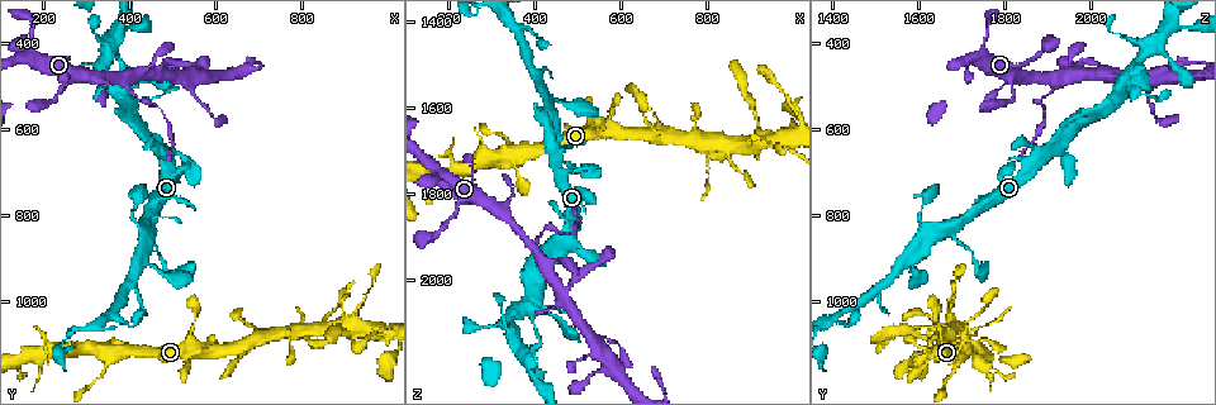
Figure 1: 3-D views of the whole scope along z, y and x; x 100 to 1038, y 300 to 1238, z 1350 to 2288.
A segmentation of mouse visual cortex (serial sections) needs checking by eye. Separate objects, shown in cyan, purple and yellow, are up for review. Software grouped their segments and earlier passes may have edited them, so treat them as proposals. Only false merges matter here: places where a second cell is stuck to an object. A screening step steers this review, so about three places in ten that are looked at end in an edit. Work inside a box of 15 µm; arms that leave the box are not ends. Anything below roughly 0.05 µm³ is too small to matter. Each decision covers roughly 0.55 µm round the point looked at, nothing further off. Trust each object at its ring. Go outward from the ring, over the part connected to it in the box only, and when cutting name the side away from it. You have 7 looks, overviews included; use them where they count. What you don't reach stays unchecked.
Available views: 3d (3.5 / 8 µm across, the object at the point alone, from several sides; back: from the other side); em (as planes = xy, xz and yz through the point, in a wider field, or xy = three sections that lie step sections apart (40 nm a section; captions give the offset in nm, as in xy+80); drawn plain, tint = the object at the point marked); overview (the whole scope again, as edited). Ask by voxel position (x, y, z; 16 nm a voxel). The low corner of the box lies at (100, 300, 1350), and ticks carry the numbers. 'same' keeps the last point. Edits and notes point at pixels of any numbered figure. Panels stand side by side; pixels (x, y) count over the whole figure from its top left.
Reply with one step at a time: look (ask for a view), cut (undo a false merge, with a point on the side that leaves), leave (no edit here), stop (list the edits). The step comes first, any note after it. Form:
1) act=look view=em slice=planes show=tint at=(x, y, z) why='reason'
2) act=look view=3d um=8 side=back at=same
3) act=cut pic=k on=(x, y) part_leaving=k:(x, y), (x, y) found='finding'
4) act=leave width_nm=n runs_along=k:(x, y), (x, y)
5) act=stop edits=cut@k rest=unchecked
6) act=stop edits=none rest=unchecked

act=look view=3d um=8 at=(420, 530, 1885)

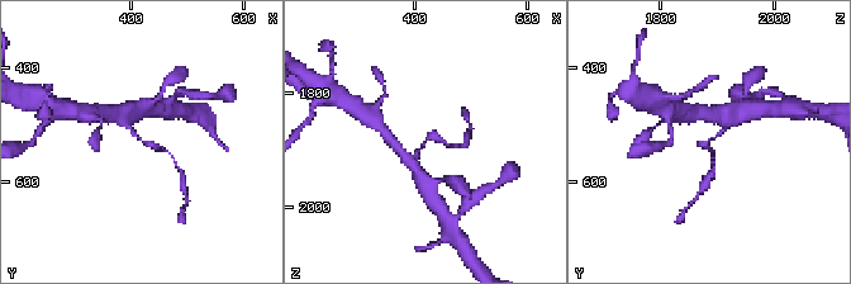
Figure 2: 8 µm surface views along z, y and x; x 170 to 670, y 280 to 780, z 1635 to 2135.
act=look view=em slice=xy step=3 show=tint at=(415, 525, 1890) arm_widths_nm=150,300

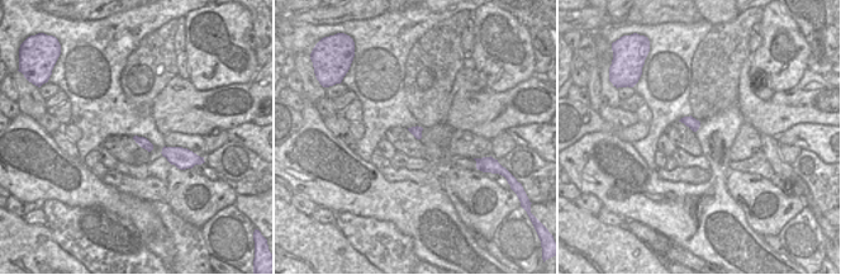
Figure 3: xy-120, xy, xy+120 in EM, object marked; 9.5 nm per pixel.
act=leave runs_along=2:(122, 110), (139, 140), (166, 150) found='one cell here'

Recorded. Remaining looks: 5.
act=look view=3d um=8 at=(915, 1075, 1670) why='looks like a crossing'

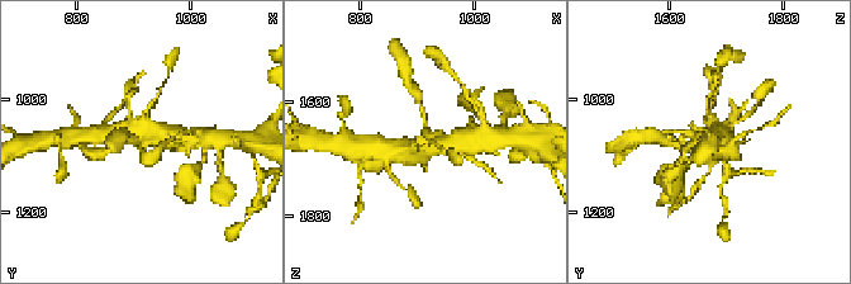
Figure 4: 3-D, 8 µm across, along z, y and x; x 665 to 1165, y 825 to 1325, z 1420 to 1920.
act=look view=3d um=3.5 at=(920, 1070, 1675)

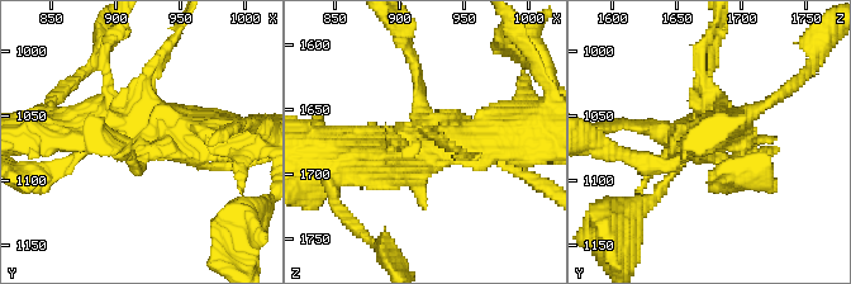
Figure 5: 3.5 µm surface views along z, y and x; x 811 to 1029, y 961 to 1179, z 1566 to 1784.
act=look view=em slice=xy step=3 show=tint at=(918, 1070, 1674)

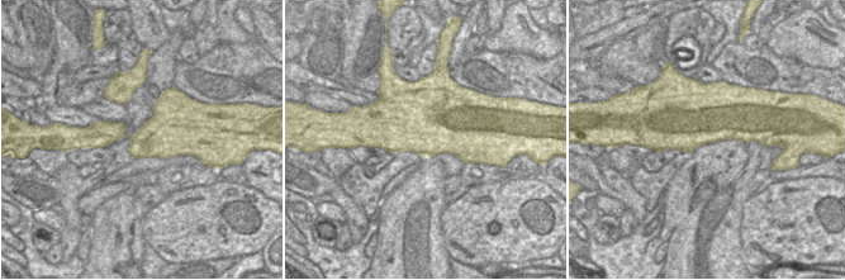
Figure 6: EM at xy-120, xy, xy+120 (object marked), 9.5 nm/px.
act=leave runs_along=5:(321, 150), (390, 156), (488, 140) found='one cell here'

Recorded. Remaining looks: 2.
act=look view=3d um=3.5 at=(340, 1160, 1685) why='thick turns thin'

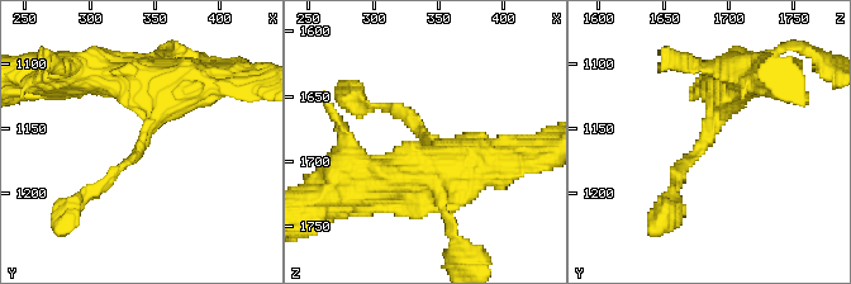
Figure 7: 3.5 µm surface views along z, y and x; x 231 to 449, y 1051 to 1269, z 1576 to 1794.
act=look view=em slice=xy step=3 show=tint at=(338, 1162, 1682) arm_widths_nm=100,500

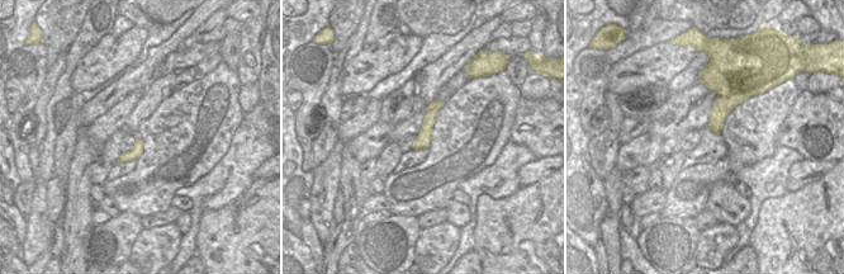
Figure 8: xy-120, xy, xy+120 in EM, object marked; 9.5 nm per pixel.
act=leave runs_along=8:(439, 104), (417, 146) found='all the same cell'

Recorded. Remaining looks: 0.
act=stop edits=none rest=unchecked

